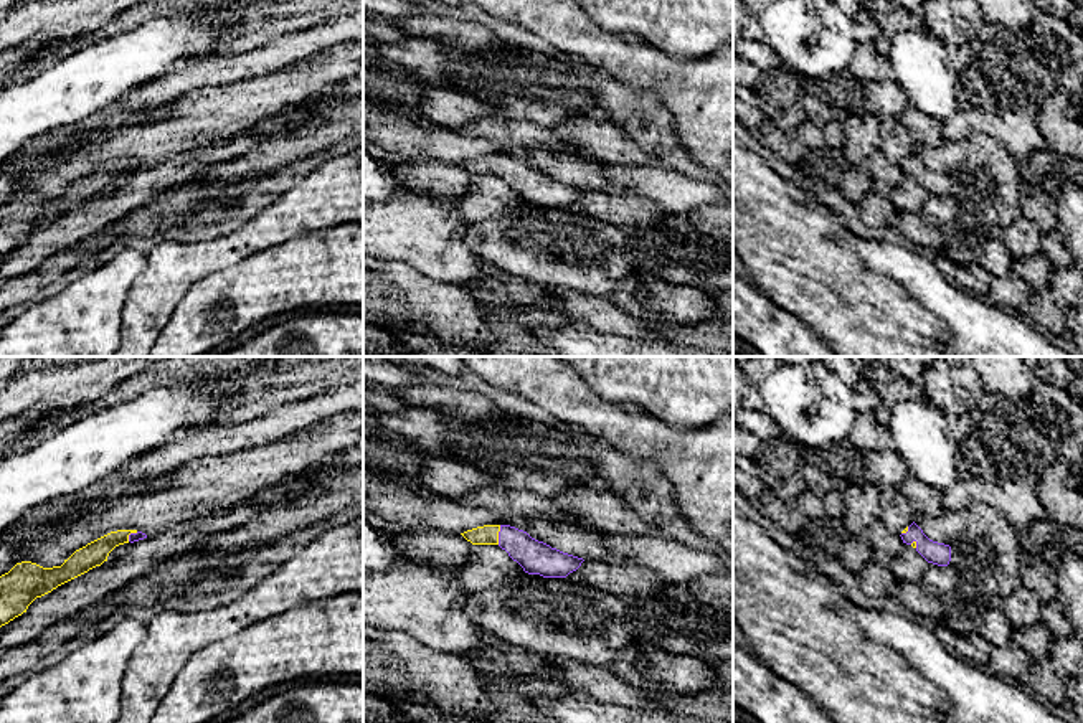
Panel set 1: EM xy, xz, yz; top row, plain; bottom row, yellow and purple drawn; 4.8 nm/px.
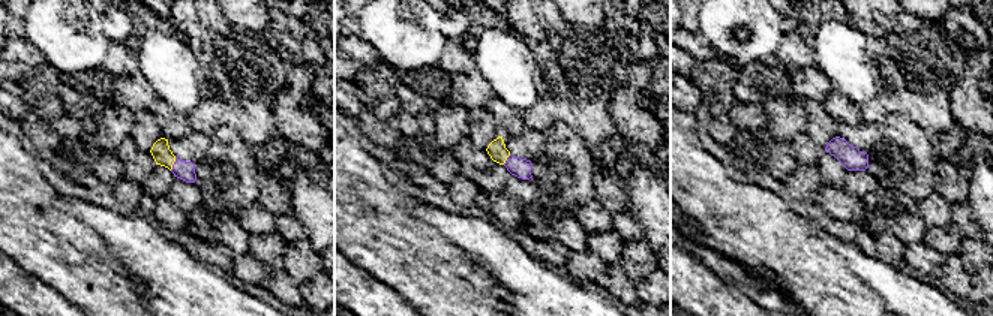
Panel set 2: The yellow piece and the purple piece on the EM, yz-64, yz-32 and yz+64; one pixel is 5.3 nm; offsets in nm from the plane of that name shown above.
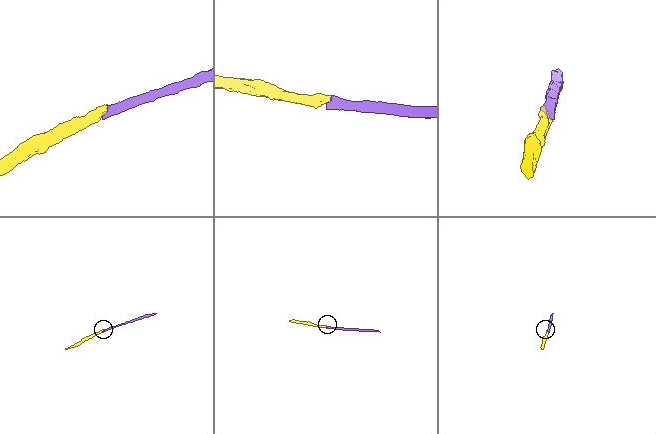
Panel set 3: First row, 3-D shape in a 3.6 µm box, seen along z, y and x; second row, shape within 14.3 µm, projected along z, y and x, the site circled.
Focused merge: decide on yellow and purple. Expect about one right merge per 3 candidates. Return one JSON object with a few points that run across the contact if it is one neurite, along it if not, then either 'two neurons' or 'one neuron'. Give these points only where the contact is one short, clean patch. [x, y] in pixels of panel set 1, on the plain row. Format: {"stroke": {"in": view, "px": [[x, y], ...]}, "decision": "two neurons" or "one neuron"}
{"stroke": {"in": "xz", "px": [[489, 164], [497, 165], [510, 169], [535, 187]]}, "decision": "one neuron"}

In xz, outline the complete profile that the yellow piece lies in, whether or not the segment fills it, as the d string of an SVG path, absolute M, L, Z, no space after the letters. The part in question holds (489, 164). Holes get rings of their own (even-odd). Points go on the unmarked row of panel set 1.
M484 155L461 165L472 175L499 175L525 203L543 208L566 208L584 191L551 178L510 155Z

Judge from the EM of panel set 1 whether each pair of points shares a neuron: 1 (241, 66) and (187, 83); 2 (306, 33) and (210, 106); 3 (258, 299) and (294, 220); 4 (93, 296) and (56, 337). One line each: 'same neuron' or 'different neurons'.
1: same neuron
2: different neurons
3: different neurons
4: same neuron

